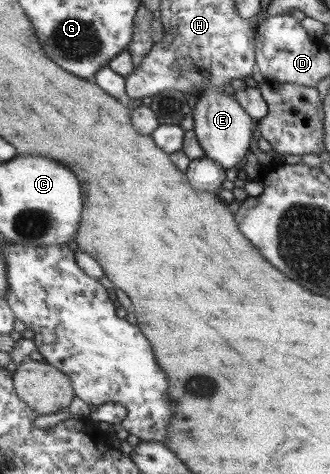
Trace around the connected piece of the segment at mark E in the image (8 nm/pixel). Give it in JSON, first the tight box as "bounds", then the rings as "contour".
{"bounds":[192,90,255,171],"contour":[[[204,90],[197,100],[198,103],[192,111],[195,119],[193,130],[200,147],[205,151],[206,158],[218,163],[225,171],[232,169],[248,153],[250,139],[255,131],[252,119],[246,110],[242,109],[242,105],[238,104],[237,99],[222,90]]]}

